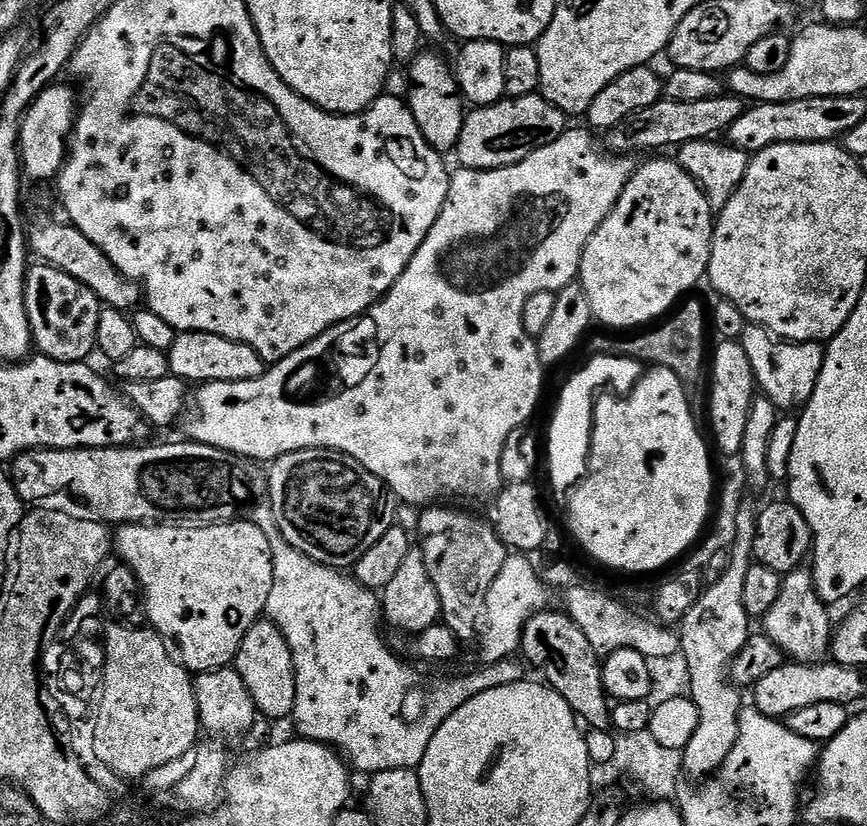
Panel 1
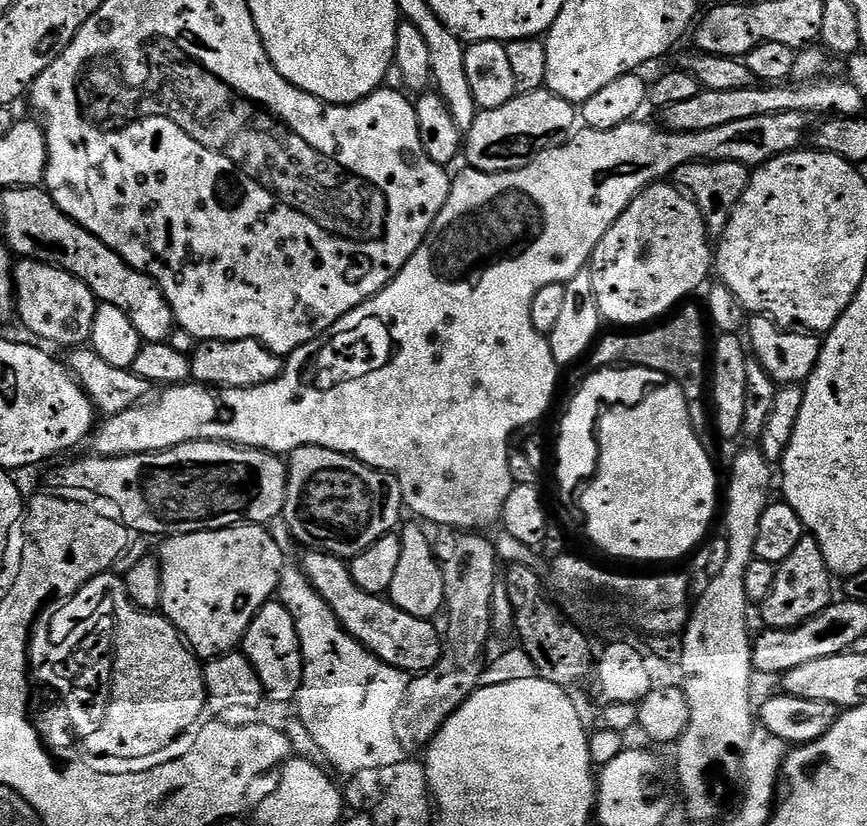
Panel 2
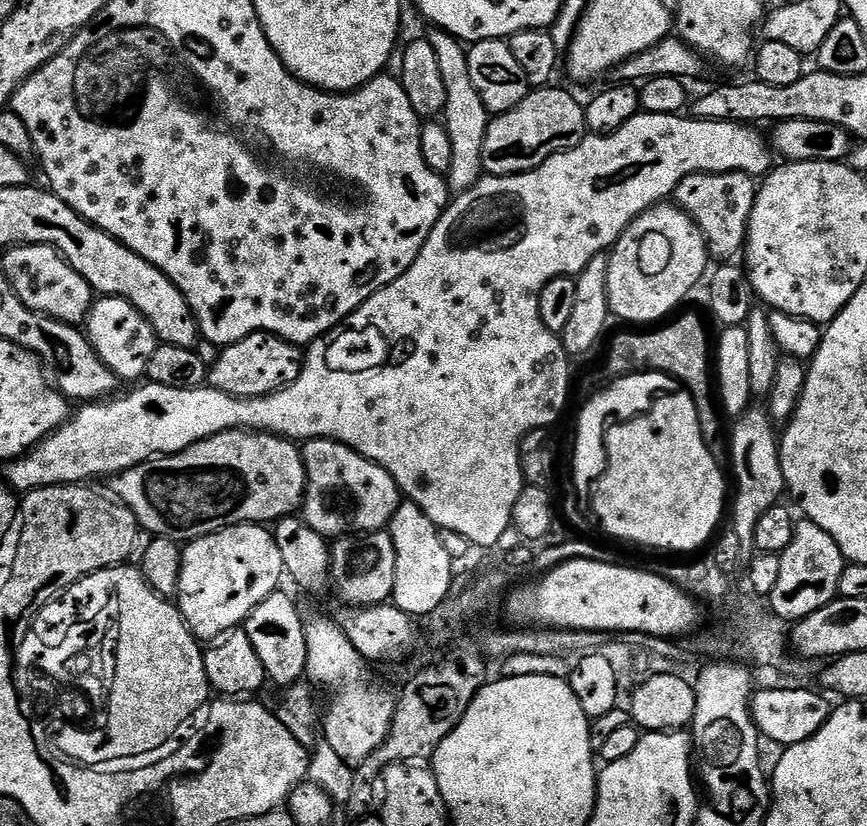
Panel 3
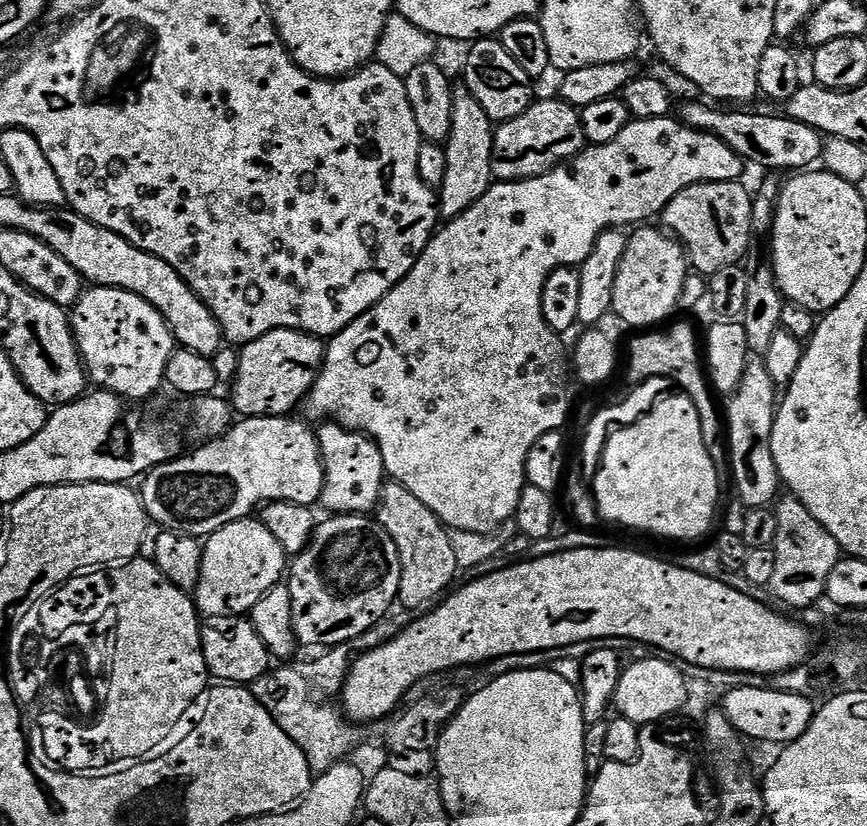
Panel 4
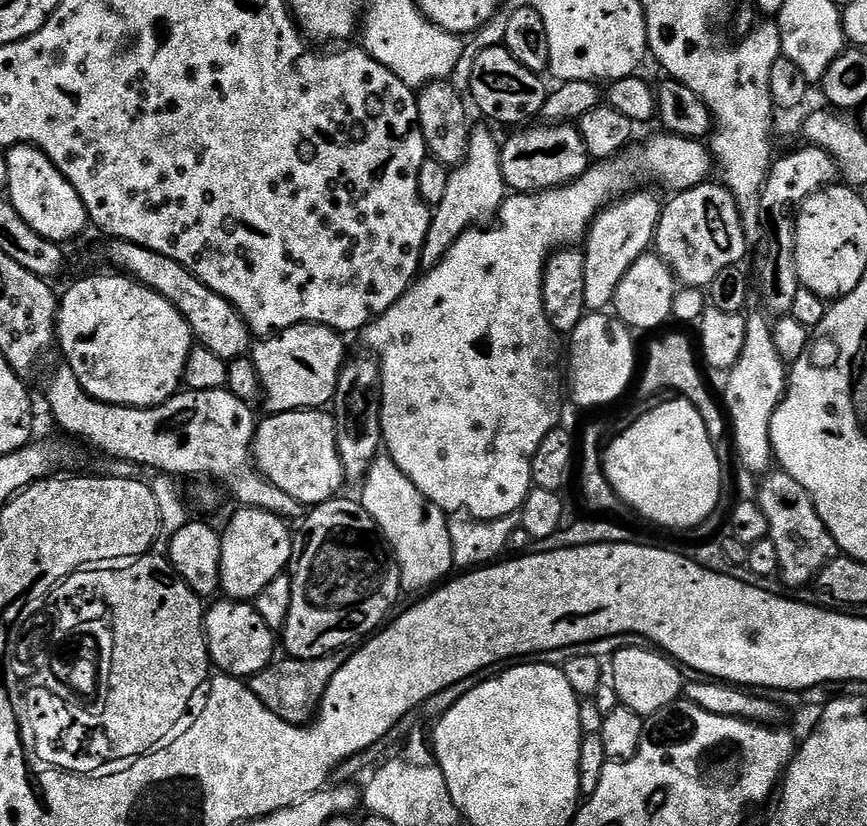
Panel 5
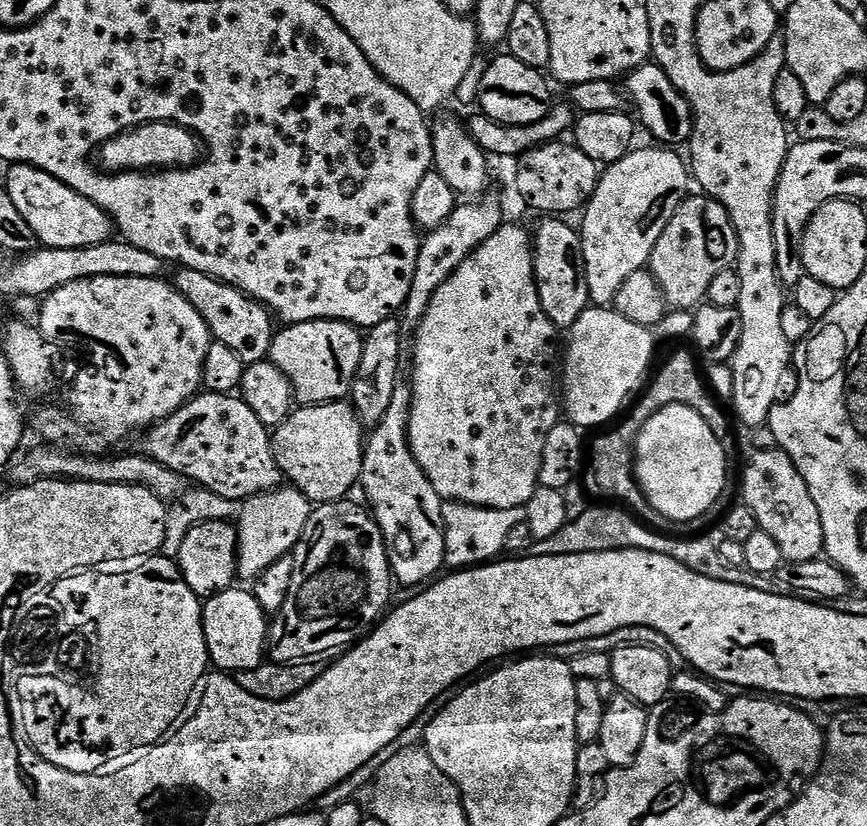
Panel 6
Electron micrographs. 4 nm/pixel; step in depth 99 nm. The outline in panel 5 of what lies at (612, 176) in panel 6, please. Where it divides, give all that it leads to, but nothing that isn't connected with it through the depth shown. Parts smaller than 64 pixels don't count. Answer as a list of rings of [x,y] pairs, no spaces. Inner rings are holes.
[[[633,190],[596,215],[582,244],[584,254],[584,306],[589,313],[600,314],[616,299],[618,282],[639,256],[653,247],[656,224],[660,221],[662,200],[652,192]]]

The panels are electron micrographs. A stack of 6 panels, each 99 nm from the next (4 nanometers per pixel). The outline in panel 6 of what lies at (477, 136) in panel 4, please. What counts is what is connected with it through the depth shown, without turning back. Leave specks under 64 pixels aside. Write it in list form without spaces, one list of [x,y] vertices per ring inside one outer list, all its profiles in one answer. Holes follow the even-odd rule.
[[[492,194],[485,195],[475,202],[457,203],[456,209],[442,222],[442,226],[431,229],[420,241],[420,253],[418,254],[418,266],[414,266],[414,282],[410,282],[410,294],[406,298],[402,309],[402,320],[405,325],[409,324],[409,329],[414,330],[420,325],[420,320],[426,314],[430,306],[430,298],[470,258],[470,254],[486,238],[490,238],[505,223],[506,217],[500,209],[498,201],[492,197]],[[485,199],[485,200],[484,200]],[[477,203],[477,204],[476,204]],[[408,323],[408,324],[407,324]]]

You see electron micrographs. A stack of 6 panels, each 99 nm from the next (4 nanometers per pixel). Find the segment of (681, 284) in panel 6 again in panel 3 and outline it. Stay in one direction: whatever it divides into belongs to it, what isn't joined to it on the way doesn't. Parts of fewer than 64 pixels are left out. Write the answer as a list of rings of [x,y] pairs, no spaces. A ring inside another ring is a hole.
[[[699,172],[693,176],[682,178],[678,182],[674,193],[674,200],[684,213],[700,228],[704,235],[704,241],[708,243],[708,251],[716,258],[732,258],[744,247],[744,241],[748,236],[748,219],[752,213],[752,207],[756,201],[756,190],[758,184],[751,176],[744,172]]]

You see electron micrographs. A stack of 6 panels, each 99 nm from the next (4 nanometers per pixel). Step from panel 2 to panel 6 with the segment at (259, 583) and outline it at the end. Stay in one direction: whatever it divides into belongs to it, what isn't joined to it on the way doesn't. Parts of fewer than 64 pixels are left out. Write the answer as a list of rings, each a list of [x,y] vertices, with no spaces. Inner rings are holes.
[[[281,486],[274,492],[263,492],[243,503],[244,509],[236,524],[236,571],[241,581],[255,582],[266,569],[274,566],[274,562],[278,562],[278,558],[289,555],[295,549],[306,530],[306,522],[314,505],[291,486]]]

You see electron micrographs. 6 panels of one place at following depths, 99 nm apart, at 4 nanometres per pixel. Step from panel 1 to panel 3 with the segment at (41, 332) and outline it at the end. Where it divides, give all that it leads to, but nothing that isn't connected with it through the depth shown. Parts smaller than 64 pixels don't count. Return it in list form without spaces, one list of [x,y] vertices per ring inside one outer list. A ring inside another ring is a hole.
[[[17,244],[5,251],[2,275],[14,286],[14,294],[30,310],[46,314],[67,324],[83,325],[94,303],[92,287],[64,261],[57,248],[45,244]]]

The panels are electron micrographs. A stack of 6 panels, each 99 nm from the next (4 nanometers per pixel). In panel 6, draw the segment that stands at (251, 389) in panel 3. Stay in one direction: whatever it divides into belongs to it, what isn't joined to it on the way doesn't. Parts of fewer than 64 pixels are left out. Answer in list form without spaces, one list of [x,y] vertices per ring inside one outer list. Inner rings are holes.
[[[311,320],[281,327],[272,337],[268,360],[292,384],[297,405],[335,404],[351,393],[363,349],[364,336],[356,325],[345,320]]]

